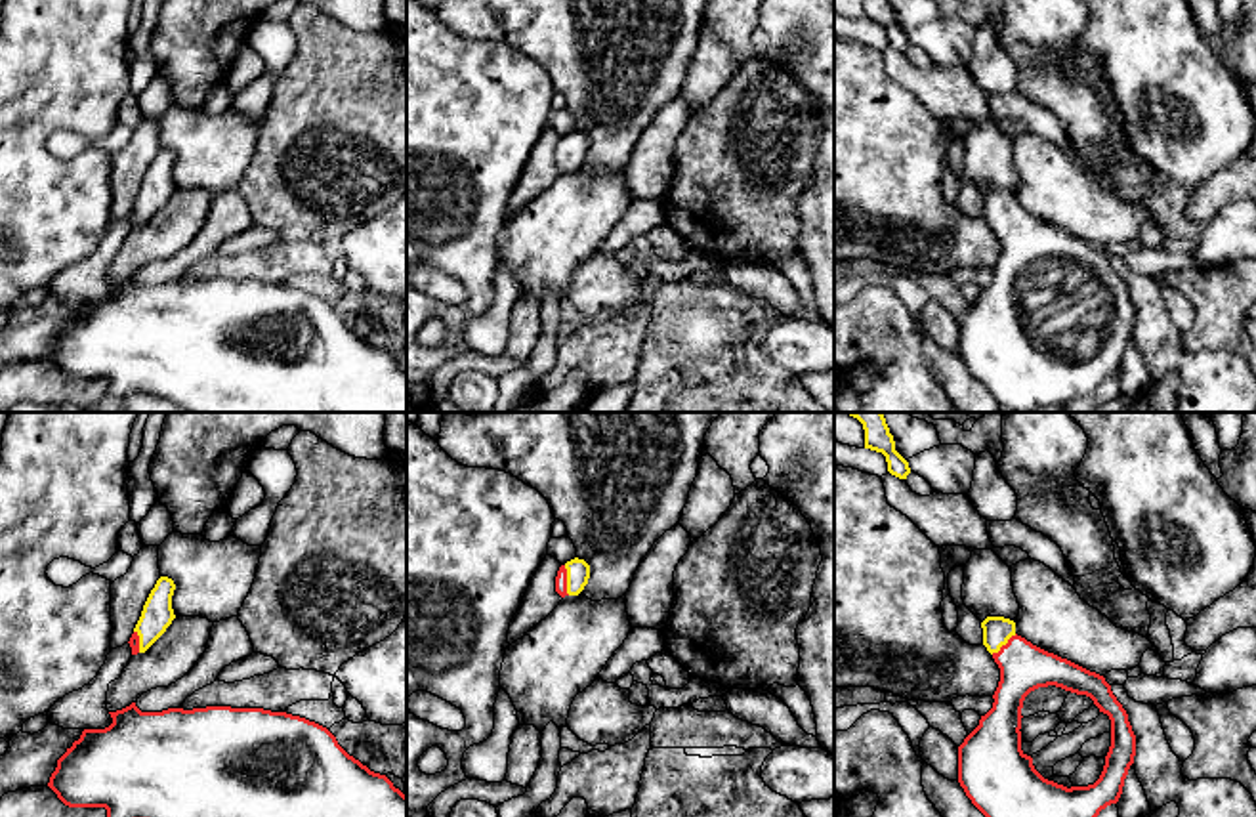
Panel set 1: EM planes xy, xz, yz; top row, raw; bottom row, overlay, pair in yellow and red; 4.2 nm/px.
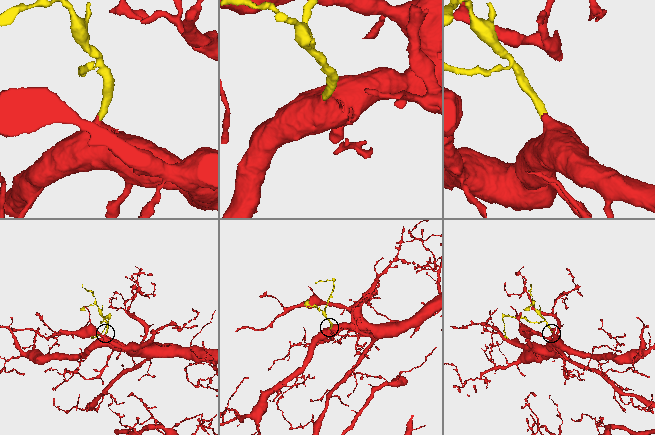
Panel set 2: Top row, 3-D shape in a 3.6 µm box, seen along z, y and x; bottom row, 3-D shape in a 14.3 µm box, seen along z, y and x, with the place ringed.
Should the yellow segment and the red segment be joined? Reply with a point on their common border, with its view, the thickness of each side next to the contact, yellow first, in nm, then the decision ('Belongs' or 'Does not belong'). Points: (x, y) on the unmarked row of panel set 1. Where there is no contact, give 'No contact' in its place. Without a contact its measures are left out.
Touches yellow at xz (567, 153). Thickness 100 nm (yellow) against 50 nm. Belongs

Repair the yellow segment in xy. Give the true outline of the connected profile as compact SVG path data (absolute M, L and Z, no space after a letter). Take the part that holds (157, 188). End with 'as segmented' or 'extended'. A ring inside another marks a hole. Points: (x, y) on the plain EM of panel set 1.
M160 149L157 153L128 214L132 220L132 227L145 225L176 191L172 181L174 162L176 157L172 151Z; extended

